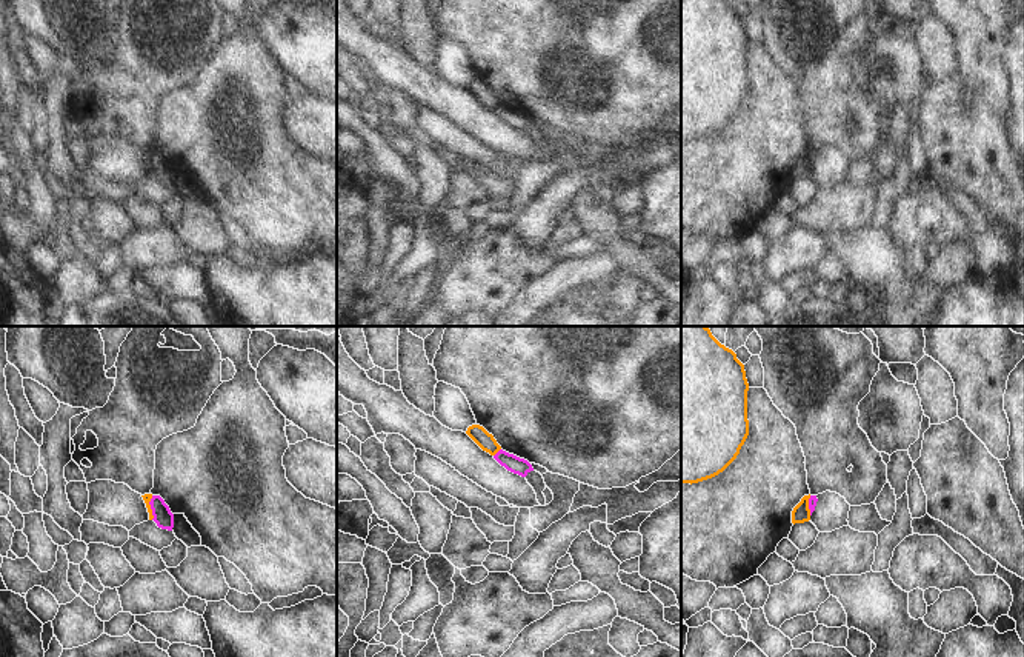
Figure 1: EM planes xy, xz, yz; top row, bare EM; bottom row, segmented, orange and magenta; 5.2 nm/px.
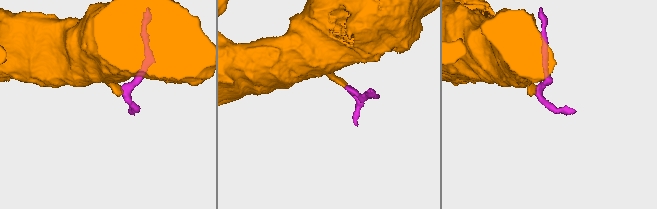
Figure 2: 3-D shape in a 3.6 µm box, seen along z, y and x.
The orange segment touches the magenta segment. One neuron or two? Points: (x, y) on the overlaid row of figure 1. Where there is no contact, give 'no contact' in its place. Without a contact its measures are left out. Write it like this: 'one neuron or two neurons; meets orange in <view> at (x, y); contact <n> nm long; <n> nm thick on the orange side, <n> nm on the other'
two neurons; meets orange in xz at (497, 451); contact 60 nm long; 90 nm thick on the orange side, 90 nm on the other

